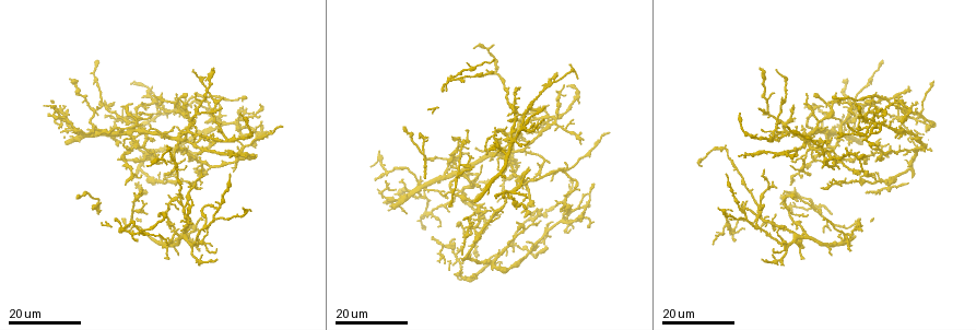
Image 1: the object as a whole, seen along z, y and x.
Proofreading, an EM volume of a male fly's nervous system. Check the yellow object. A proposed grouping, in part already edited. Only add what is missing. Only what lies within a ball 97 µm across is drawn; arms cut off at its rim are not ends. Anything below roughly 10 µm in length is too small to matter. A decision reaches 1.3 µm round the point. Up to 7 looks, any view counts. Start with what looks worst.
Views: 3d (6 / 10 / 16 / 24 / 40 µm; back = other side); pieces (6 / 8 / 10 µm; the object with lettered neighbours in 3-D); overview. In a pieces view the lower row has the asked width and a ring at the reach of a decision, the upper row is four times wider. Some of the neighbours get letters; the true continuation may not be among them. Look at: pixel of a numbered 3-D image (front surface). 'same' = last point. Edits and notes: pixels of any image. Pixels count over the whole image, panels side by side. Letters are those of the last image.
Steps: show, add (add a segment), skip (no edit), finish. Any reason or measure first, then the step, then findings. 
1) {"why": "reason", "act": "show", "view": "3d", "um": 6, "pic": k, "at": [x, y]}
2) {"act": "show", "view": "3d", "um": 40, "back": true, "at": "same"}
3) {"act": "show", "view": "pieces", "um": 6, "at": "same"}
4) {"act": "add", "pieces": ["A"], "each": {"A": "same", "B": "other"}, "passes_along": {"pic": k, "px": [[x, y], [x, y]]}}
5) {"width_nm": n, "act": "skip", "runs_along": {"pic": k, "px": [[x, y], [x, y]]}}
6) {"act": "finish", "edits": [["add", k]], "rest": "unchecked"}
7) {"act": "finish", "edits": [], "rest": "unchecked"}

{"why": "free end", "act": "show", "view": "3d", "um": 24, "pic": 1, "at": [594, 187]}

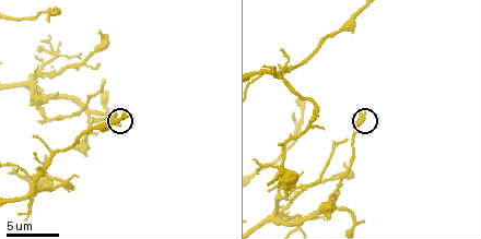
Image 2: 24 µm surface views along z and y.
{"why": "what lies round it", "act": "show", "view": "pieces", "um": 8, "pic": 2, "at": [121, 126]}

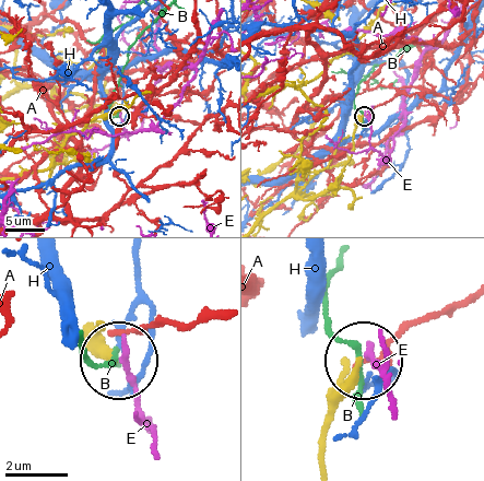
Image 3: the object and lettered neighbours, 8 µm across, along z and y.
{"width_nm": 200, "act": "skip", "each": {"A": "other", "B": "other", "E": "other", "H": "other"}, "found": "no lettered segment goes on from it"}

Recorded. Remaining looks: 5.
{"why": "branch stops here", "act": "show", "view": "3d", "um": 16, "pic": 1, "at": [527, 167]}

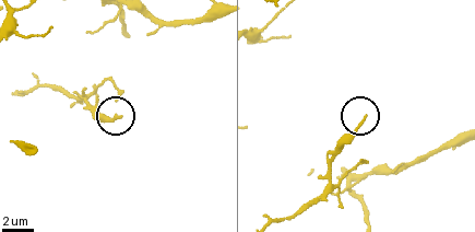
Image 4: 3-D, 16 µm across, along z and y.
{"act": "show", "view": "pieces", "um": 8, "pic": 4, "at": [364, 116]}

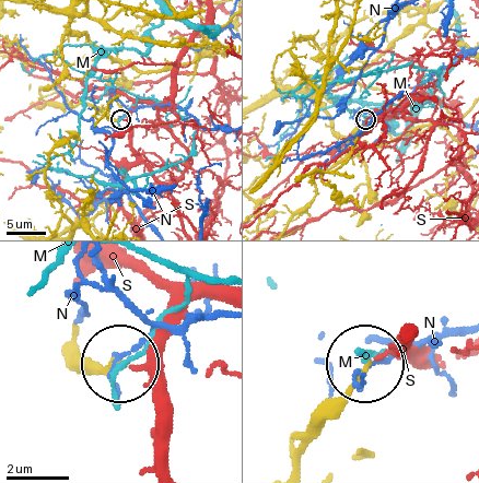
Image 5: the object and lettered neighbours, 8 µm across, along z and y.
{"width_nm": 170, "act": "skip", "each": {"M": "other", "N": "other", "S": "other"}, "found": "none of them fits"}

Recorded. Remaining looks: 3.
{"why": "an open end", "act": "show", "view": "3d", "um": 16, "pic": 1, "at": [761, 208]}

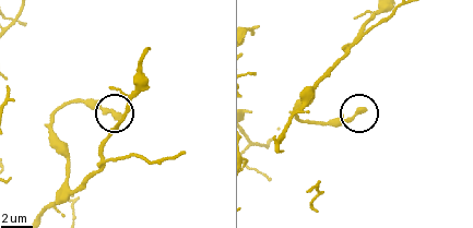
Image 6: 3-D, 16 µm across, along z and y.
{"act": "show", "view": "pieces", "um": 6, "pic": 6, "at": [364, 110]}

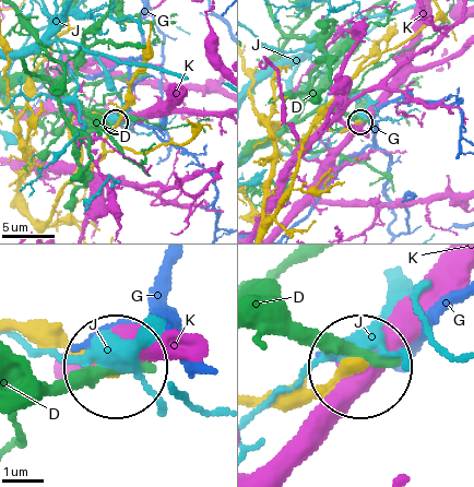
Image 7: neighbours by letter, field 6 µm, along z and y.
{"act": "skip", "each": {"D": "other", "G": "other", "J": "other", "K": "other"}, "runs_along": {"pic": 7, "px": [[11, 328], [52, 331], [111, 366]]}, "found": "no lettered segment goes on from it"}

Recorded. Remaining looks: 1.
{"why": "branch stops here", "act": "show", "view": "pieces", "um": 8, "pic": 2, "at": [102, 82]}

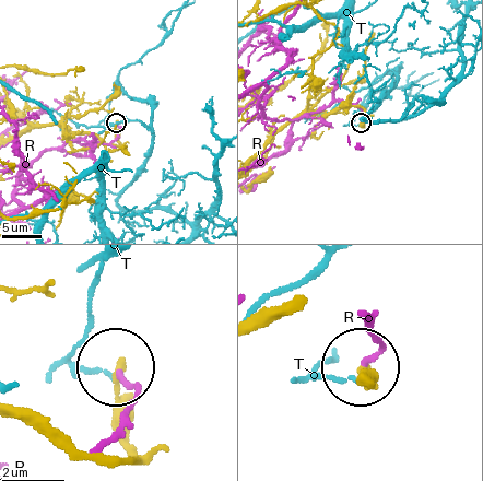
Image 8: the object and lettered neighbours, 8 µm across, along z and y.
{"act": "skip", "each": {"R": "other", "T": "other"}, "found": "none of them fits"}

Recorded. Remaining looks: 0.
{"act": "finish", "edits": [], "rest": "unchecked"}

